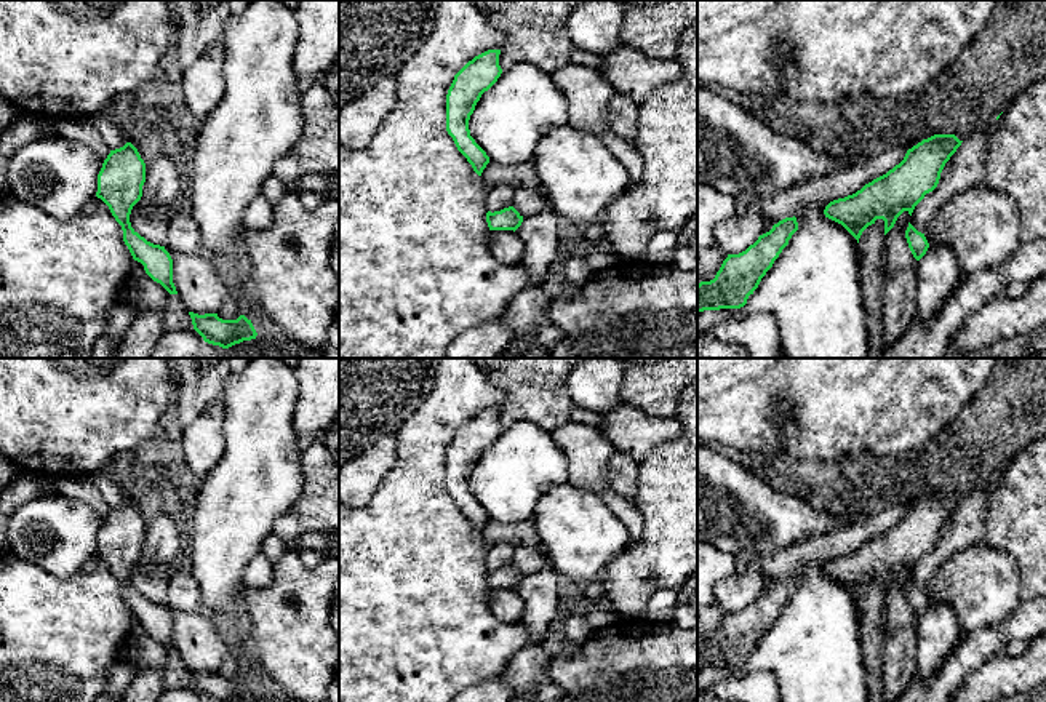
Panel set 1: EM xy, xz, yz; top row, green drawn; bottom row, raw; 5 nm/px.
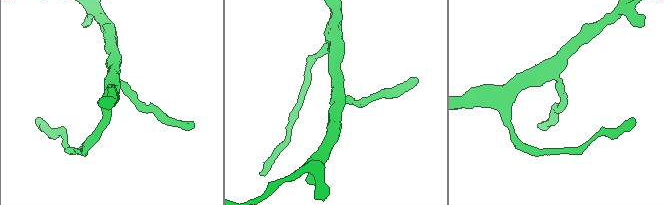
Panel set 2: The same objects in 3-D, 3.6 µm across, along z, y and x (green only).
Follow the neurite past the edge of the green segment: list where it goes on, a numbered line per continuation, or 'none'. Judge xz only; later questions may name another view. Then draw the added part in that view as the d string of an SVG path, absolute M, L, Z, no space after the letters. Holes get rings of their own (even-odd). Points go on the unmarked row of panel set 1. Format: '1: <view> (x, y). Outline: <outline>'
none

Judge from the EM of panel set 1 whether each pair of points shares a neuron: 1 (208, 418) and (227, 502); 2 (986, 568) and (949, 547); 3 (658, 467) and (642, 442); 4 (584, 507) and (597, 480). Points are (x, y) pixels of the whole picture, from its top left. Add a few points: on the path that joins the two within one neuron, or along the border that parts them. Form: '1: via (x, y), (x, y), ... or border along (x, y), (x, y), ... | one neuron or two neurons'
1: border along (223, 424), (224, 453), (195, 483) | two neurons
2: border along (979, 541), (952, 555), (931, 579) | two neurons
3: border along (680, 437), (659, 443), (638, 462) | two neurons
4: border along (566, 482), (598, 494) | two neurons

